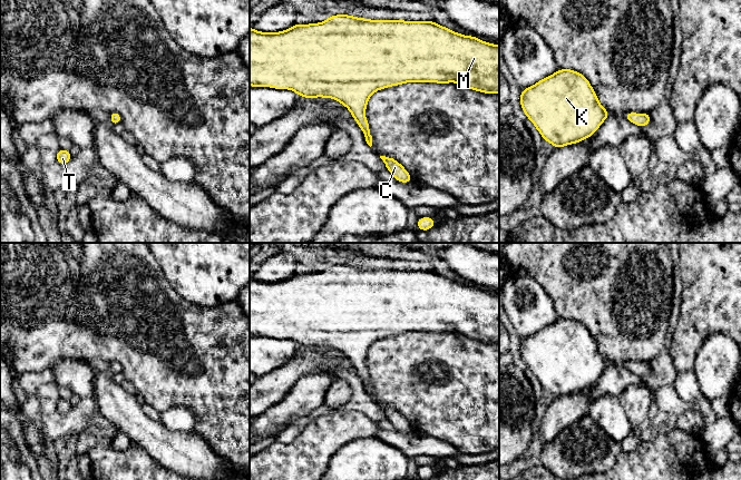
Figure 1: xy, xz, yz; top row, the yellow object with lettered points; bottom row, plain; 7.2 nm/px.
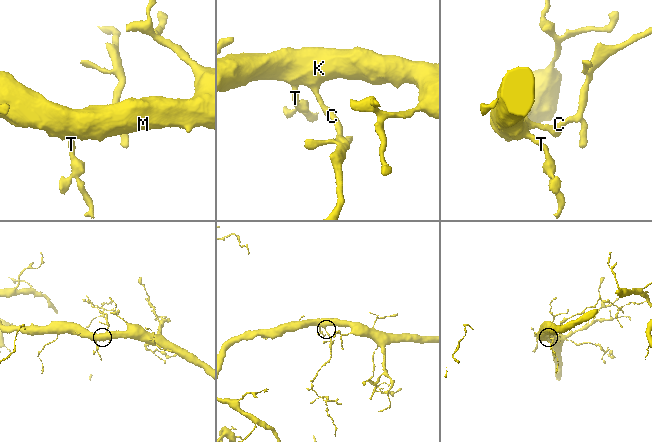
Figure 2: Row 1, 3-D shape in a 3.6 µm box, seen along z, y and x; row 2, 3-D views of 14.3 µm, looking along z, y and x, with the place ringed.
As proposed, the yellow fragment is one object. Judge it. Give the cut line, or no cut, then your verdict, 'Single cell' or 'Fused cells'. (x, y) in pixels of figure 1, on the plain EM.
No split. Single cell

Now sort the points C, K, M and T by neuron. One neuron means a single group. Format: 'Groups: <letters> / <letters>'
Groups: C K M T

